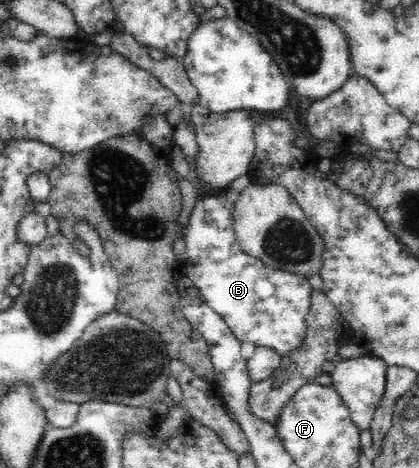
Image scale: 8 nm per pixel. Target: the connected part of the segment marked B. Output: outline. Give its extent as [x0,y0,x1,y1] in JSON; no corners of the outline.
[180,196,312,357]

